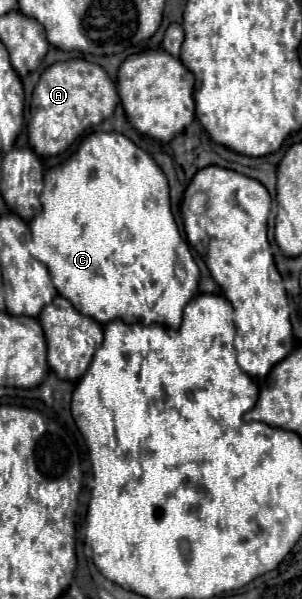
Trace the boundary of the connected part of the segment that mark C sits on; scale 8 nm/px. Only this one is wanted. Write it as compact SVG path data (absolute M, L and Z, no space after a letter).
M91 132L87 134L77 152L67 158L63 164L51 168L47 174L45 174L45 185L43 182L43 188L39 192L39 202L41 196L41 204L43 204L43 210L39 216L35 216L29 226L31 226L31 242L29 242L29 250L33 254L33 258L39 258L47 268L49 268L49 274L53 278L53 284L57 288L57 292L67 298L69 302L73 302L73 306L77 306L77 310L85 316L91 316L95 318L97 322L101 324L107 324L111 320L123 320L127 324L133 324L133 322L139 322L139 324L165 324L169 328L177 328L181 324L181 312L185 308L185 304L197 294L197 284L199 284L199 268L191 256L191 250L187 246L187 242L181 238L179 230L177 230L177 224L173 220L173 214L171 214L171 204L169 204L169 186L167 186L167 178L165 174L161 172L161 168L155 164L155 160L145 152L141 150L139 146L135 146L127 136L119 134L119 132Z

